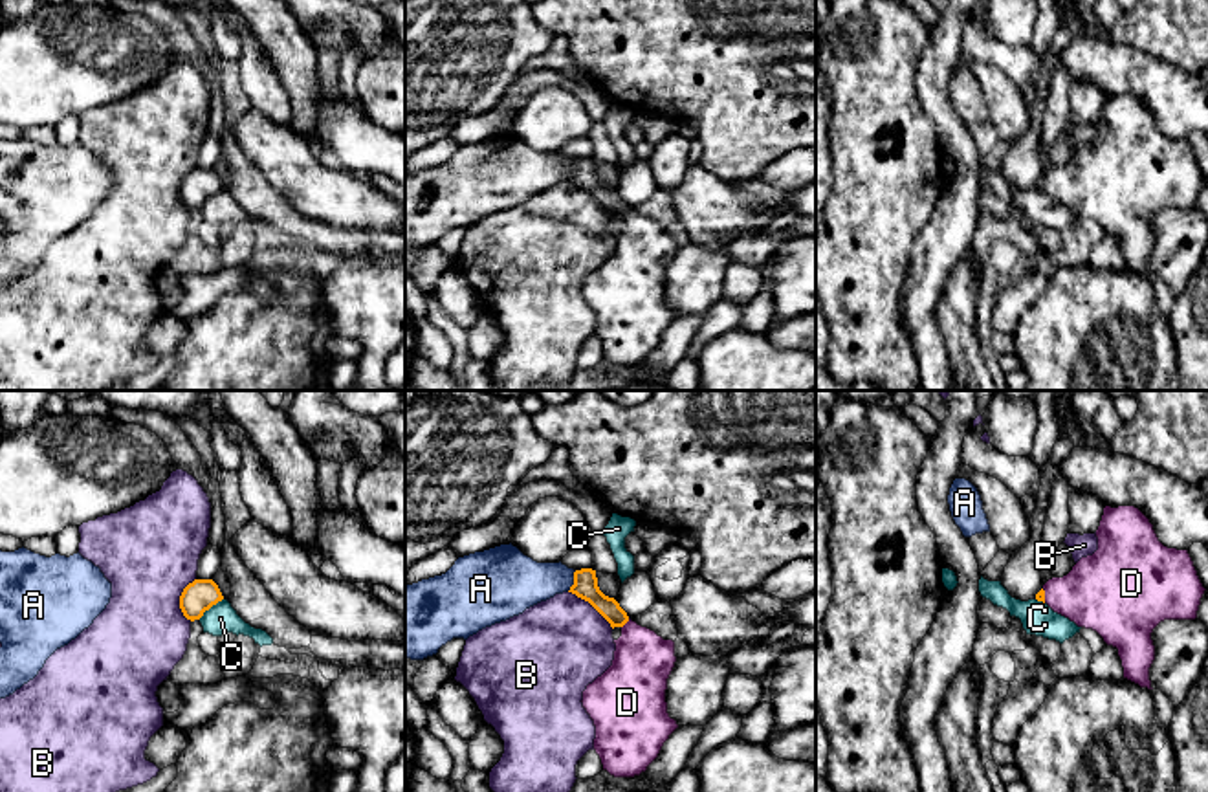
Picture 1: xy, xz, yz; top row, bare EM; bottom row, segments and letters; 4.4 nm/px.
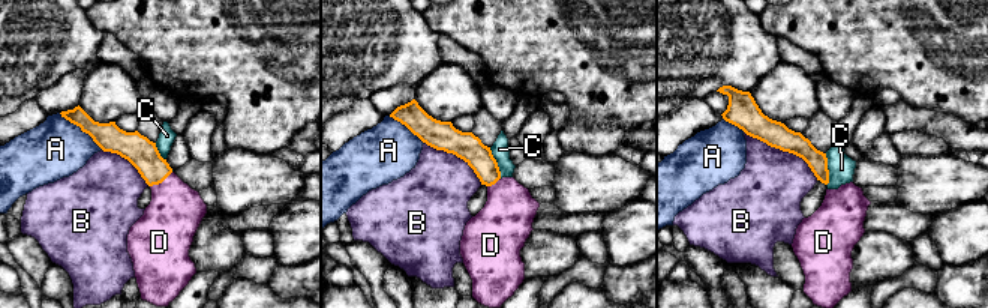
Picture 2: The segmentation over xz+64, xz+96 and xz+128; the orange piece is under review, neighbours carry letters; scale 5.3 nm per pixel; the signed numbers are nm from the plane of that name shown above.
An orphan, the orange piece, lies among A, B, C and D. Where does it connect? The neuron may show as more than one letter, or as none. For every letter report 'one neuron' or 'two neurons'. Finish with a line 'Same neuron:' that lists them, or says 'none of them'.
A: two neurons
B: two neurons
C: two neurons
D: one neuron
Same neuron: D

